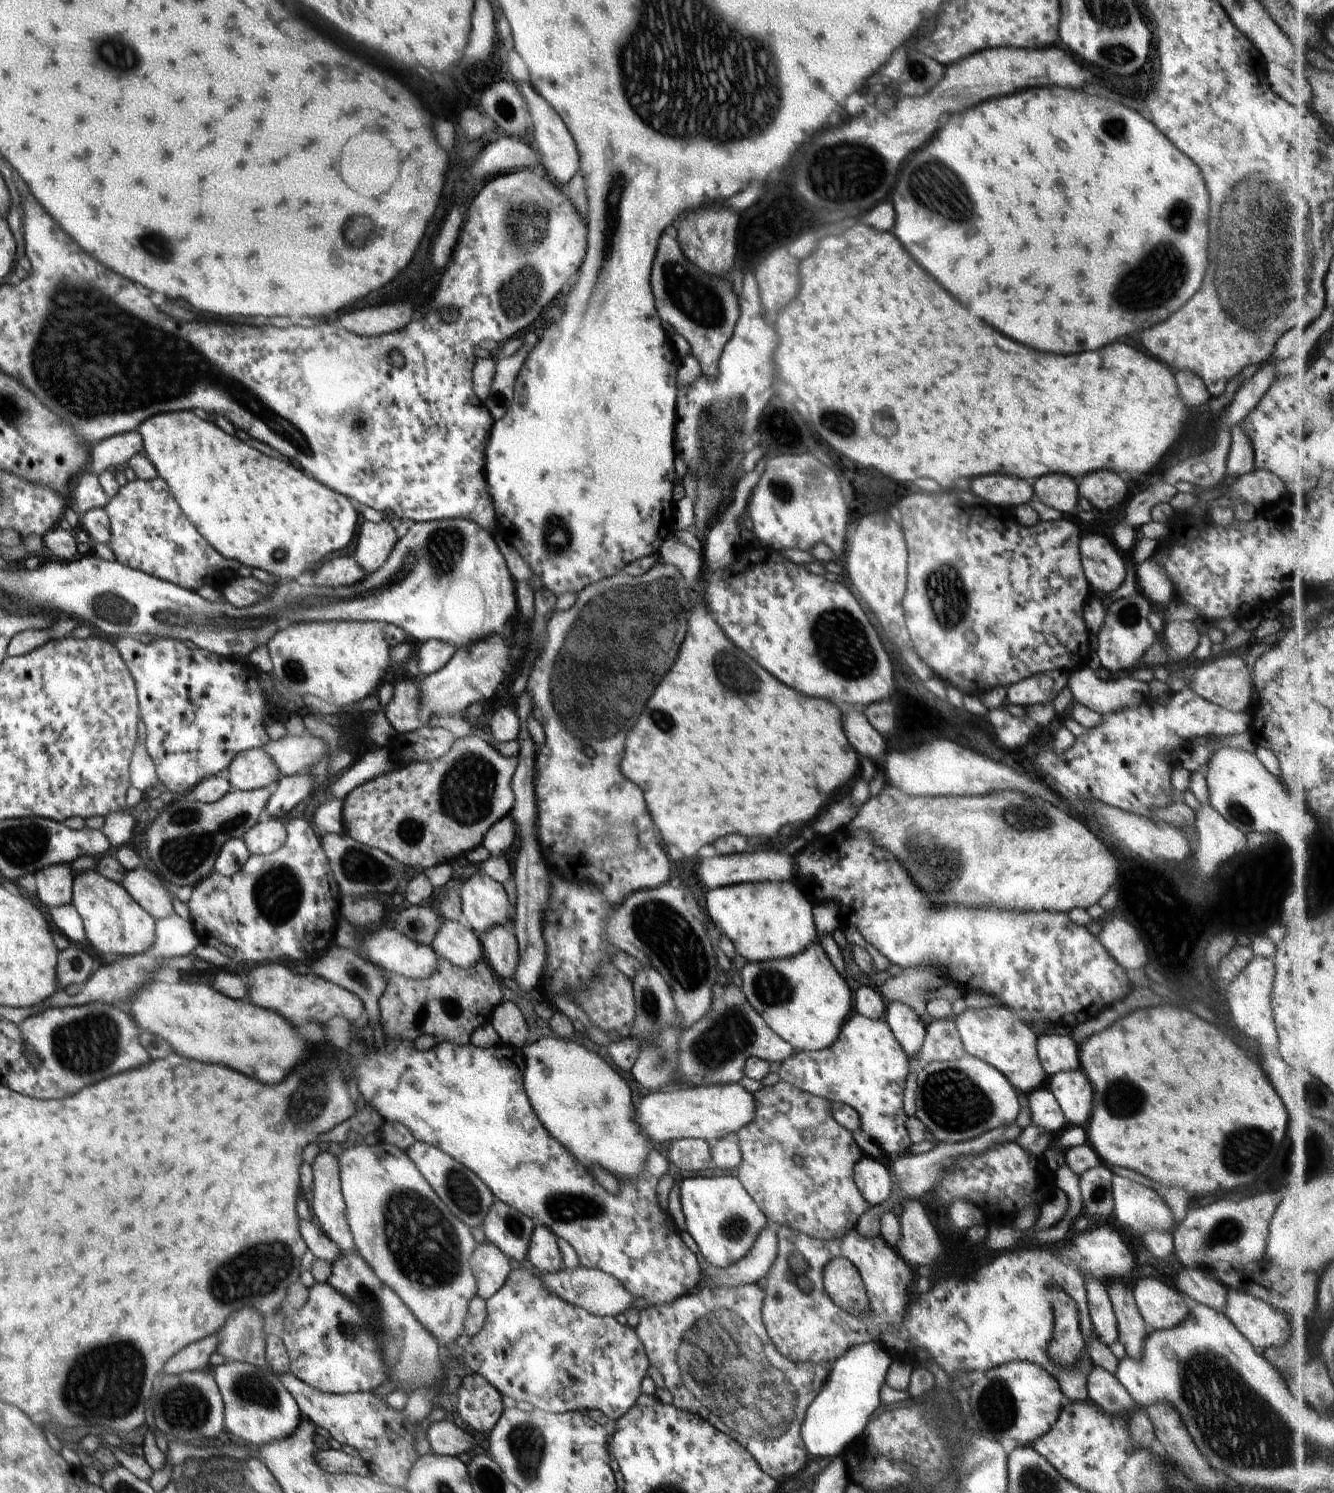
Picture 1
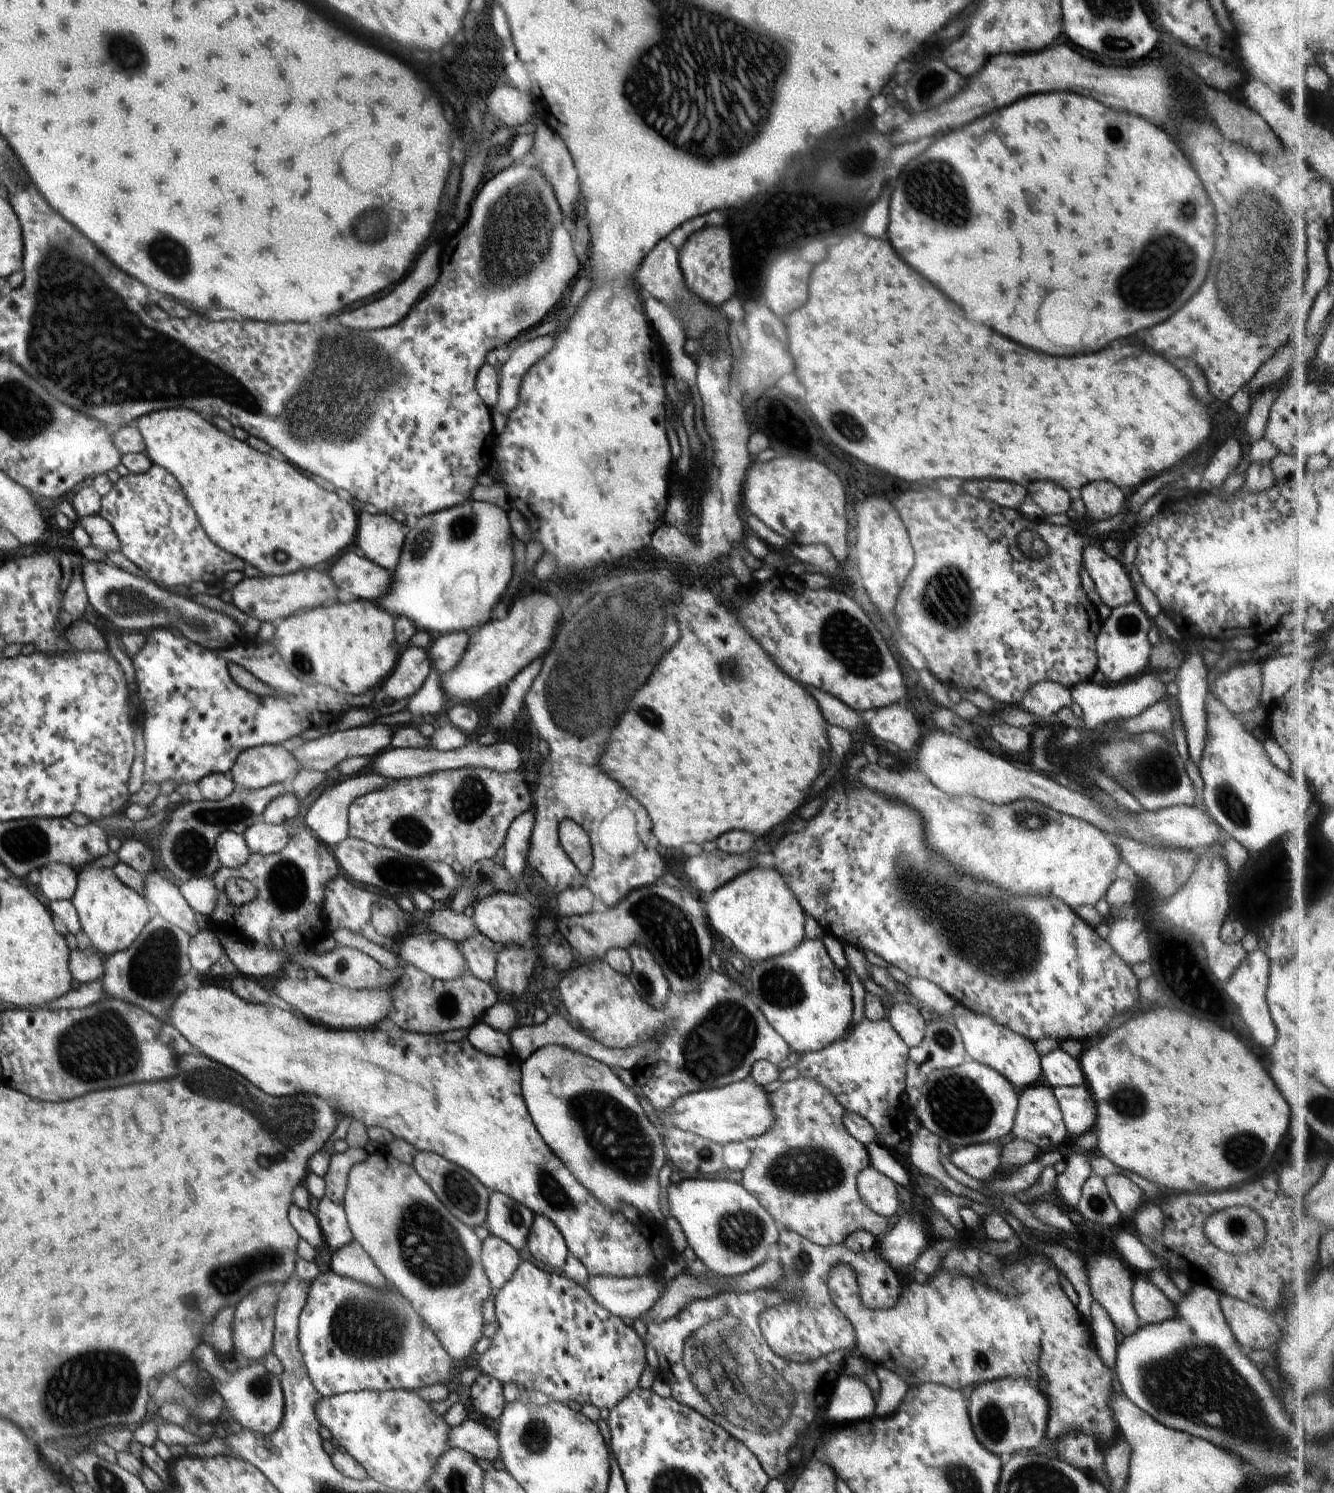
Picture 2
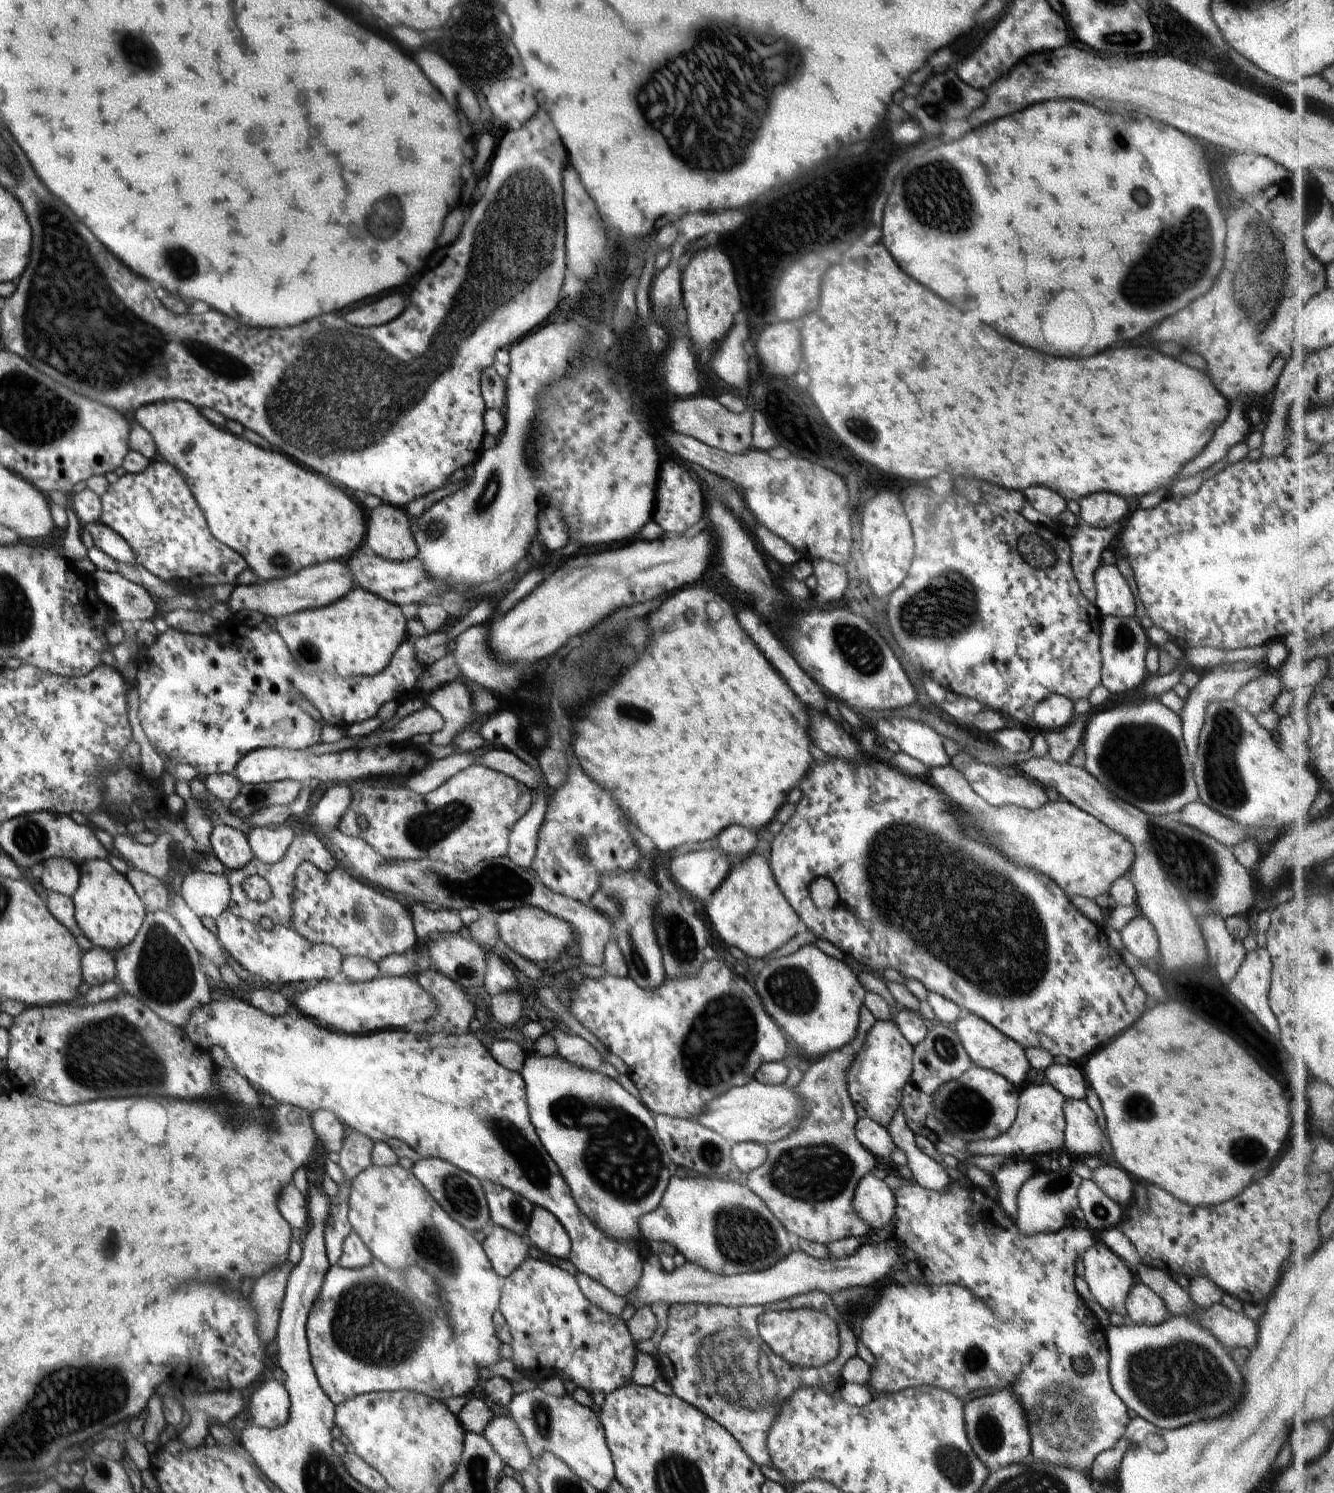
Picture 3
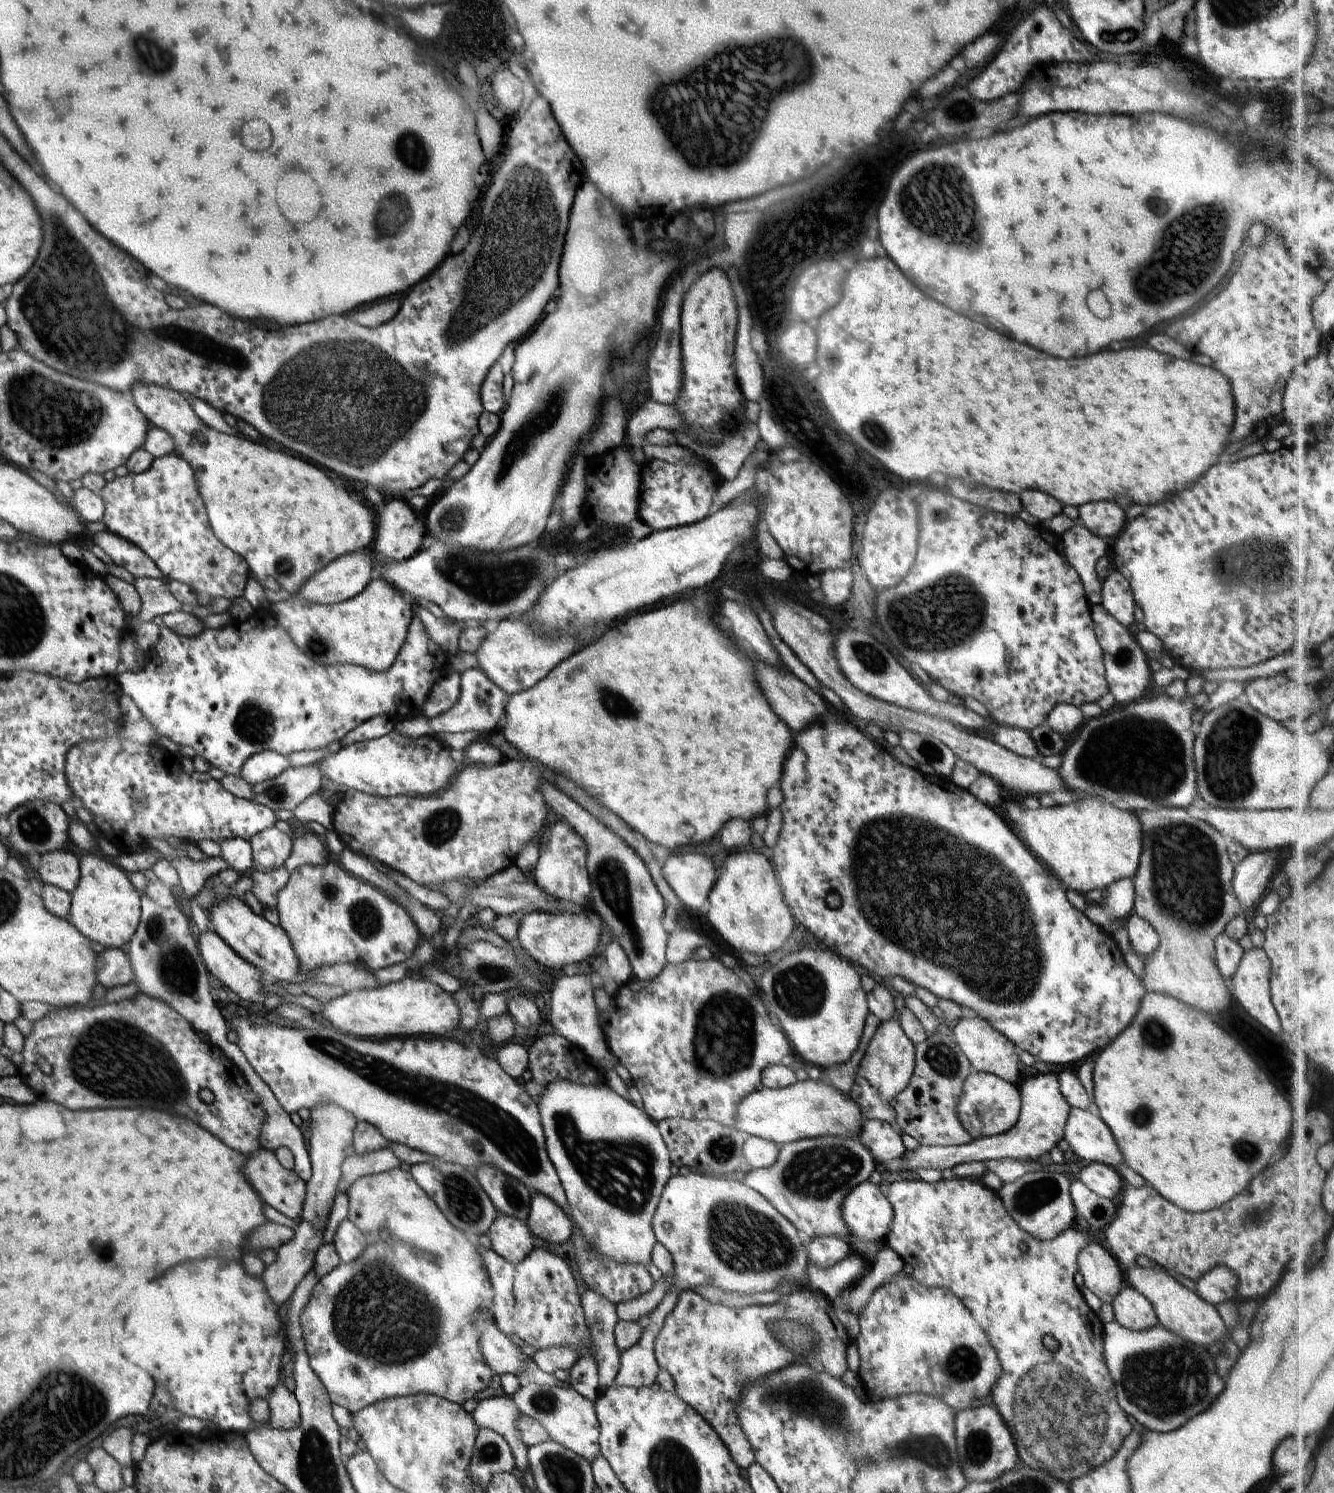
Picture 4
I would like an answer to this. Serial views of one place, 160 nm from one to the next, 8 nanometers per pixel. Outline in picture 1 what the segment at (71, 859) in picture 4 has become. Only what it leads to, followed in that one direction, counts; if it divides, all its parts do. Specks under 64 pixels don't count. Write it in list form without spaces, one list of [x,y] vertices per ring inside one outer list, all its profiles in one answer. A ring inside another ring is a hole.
[[[58,864],[45,867],[33,874],[40,901],[50,908],[72,903],[73,880],[71,866]]]

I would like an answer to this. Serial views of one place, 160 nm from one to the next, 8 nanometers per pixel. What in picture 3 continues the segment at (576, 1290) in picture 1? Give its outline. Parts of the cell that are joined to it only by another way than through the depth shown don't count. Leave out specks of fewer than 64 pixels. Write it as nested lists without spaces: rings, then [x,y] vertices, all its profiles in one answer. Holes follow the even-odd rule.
[[[892,1237],[891,1243],[881,1243],[874,1245],[862,1245],[855,1254],[845,1259],[834,1260],[816,1260],[810,1256],[806,1256],[804,1252],[792,1250],[789,1254],[784,1256],[781,1260],[778,1260],[774,1266],[770,1266],[766,1270],[753,1273],[743,1273],[738,1275],[718,1275],[697,1264],[691,1264],[687,1261],[679,1261],[678,1266],[673,1272],[667,1272],[661,1266],[659,1258],[656,1256],[650,1256],[646,1258],[646,1262],[643,1263],[643,1272],[638,1286],[628,1294],[626,1304],[630,1304],[632,1308],[638,1308],[638,1306],[644,1306],[649,1308],[656,1302],[664,1302],[670,1305],[674,1304],[702,1304],[702,1305],[723,1305],[728,1307],[738,1307],[743,1305],[764,1305],[778,1300],[785,1300],[786,1298],[792,1298],[792,1296],[799,1296],[800,1294],[806,1294],[806,1292],[812,1292],[812,1290],[820,1290],[832,1296],[844,1288],[854,1288],[854,1286],[876,1286],[882,1281],[884,1277],[890,1272],[893,1266],[902,1261],[901,1252],[899,1251],[899,1243]]]

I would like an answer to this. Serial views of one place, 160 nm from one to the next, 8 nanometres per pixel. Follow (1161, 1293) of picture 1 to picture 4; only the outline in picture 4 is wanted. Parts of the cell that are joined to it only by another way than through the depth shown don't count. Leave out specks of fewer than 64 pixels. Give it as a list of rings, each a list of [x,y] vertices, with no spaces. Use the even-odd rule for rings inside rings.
[[[1124,1284],[1110,1304],[1114,1321],[1131,1331],[1143,1331],[1159,1324],[1147,1298],[1135,1288]]]

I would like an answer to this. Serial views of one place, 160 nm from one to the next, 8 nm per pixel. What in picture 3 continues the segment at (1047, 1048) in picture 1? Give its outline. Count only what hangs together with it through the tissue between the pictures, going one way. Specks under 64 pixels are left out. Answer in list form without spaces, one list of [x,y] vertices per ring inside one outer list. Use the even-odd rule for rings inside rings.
[[[1072,1063],[1052,1064],[1044,1070],[1050,1085],[1071,1100],[1085,1100],[1088,1098],[1088,1085],[1083,1072],[1079,1071]]]

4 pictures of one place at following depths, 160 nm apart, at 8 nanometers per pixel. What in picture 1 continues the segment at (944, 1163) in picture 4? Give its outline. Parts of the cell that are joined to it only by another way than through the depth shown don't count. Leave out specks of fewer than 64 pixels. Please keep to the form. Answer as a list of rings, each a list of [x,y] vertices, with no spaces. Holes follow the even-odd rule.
[[[1036,1088],[1027,1098],[1030,1120],[1034,1126],[1052,1132],[1055,1137],[1068,1127],[1064,1114],[1050,1090]]]

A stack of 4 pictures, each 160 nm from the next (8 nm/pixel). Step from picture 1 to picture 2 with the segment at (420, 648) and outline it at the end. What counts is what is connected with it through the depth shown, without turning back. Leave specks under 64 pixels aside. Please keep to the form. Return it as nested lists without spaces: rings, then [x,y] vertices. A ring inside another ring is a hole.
[[[464,631],[433,636],[427,649],[431,668],[438,672],[452,672],[464,656],[468,640],[469,633]]]

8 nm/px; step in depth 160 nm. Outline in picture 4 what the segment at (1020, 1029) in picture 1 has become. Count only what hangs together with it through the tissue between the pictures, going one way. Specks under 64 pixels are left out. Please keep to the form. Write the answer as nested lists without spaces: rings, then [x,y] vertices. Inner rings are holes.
[[[973,1015],[969,1019],[960,1019],[952,1032],[954,1032],[953,1038],[958,1048],[978,1072],[990,1073],[1003,1078],[1013,1085],[1020,1085],[1022,1082],[1022,1077],[1018,1070],[1018,1061],[1020,1060],[1018,1055],[1020,1051],[1008,1038],[1000,1034],[1000,1031],[992,1028],[988,1022],[978,1015]]]

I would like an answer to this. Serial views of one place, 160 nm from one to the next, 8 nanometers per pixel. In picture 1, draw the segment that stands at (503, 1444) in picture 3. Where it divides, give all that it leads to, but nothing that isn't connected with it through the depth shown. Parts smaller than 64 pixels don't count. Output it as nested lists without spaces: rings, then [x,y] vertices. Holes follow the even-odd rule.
[[[454,1422],[432,1423],[428,1428],[427,1438],[431,1452],[438,1455],[458,1457],[459,1454],[467,1453],[478,1446],[476,1440]]]

